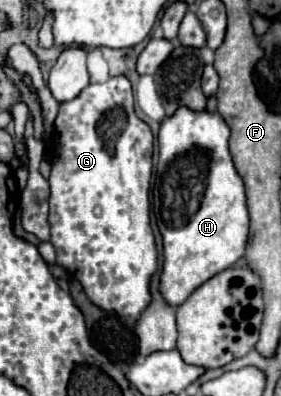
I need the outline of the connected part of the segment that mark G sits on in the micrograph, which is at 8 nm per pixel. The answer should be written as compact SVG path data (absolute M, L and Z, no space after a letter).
M115 76L103 84L89 84L77 98L59 106L53 136L49 242L55 248L55 264L63 266L81 282L87 298L95 306L137 318L151 302L149 280L157 270L157 248L149 217L153 134L151 128L135 114L131 82L125 76Z

